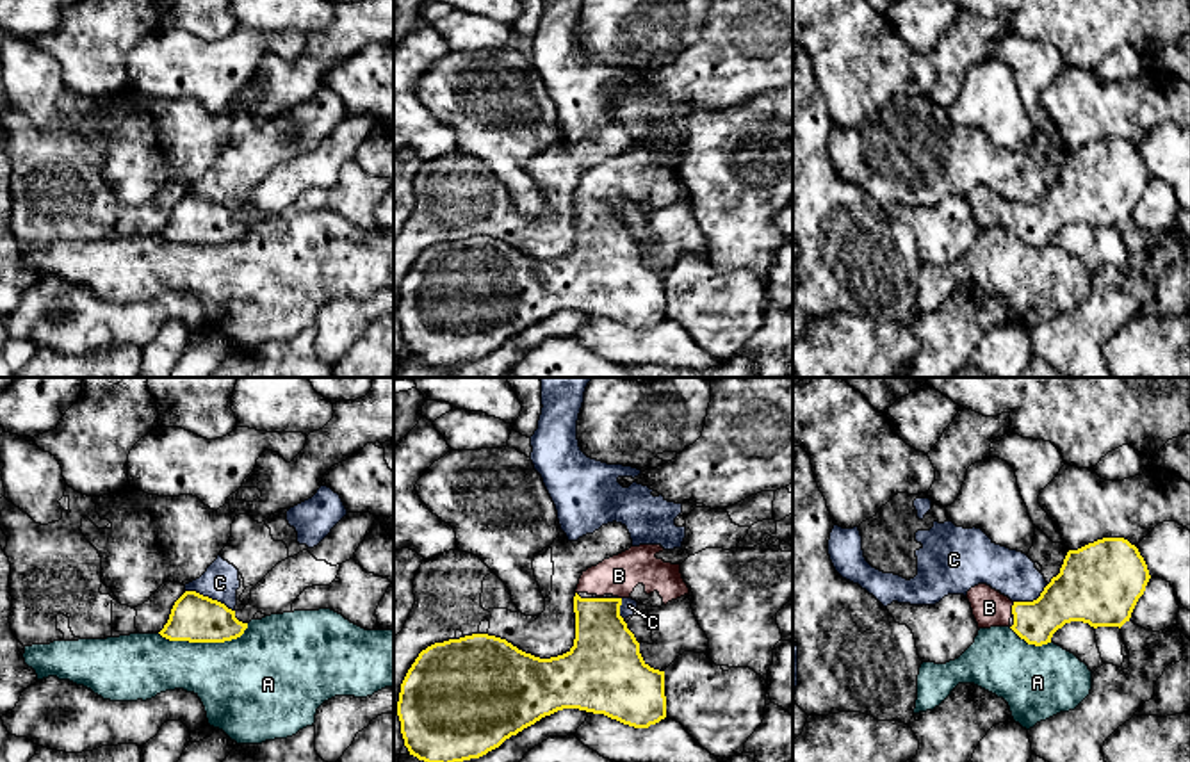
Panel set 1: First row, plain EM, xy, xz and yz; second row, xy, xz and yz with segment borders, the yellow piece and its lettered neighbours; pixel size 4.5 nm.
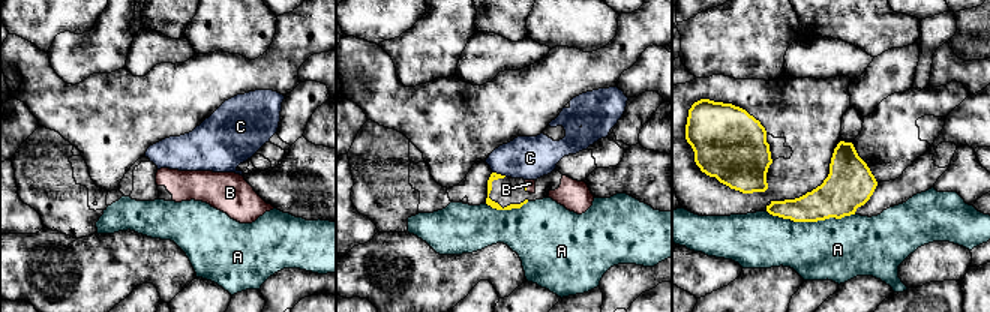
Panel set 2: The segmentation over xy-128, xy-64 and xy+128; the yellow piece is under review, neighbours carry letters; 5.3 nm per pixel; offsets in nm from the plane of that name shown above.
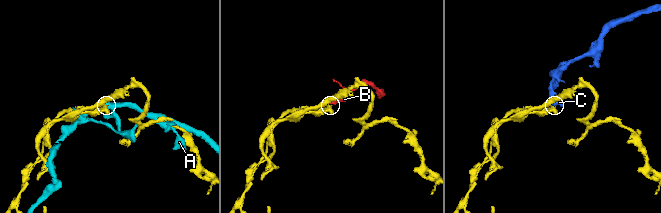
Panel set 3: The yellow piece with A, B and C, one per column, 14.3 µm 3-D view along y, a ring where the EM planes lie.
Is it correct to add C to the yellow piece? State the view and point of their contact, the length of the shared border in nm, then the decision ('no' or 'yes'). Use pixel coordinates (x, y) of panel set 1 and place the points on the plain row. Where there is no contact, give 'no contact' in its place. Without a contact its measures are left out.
contact xy (211, 200); length 240 nm; no

